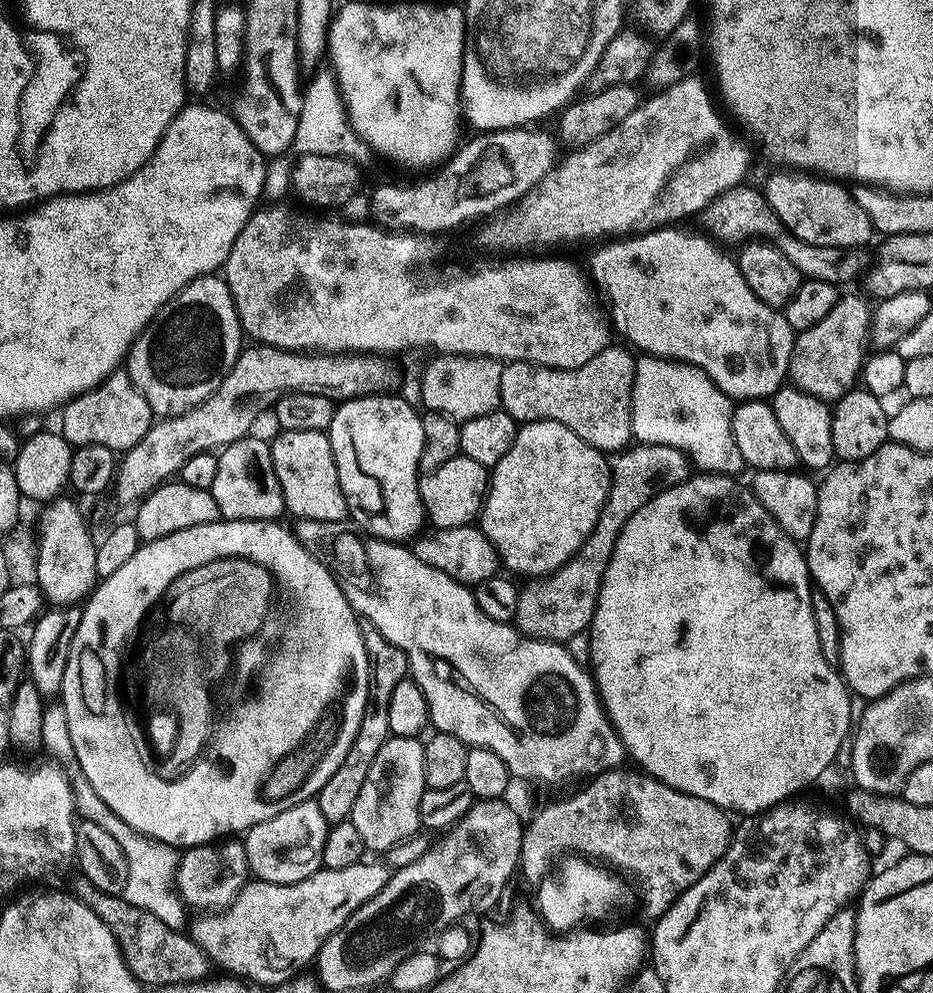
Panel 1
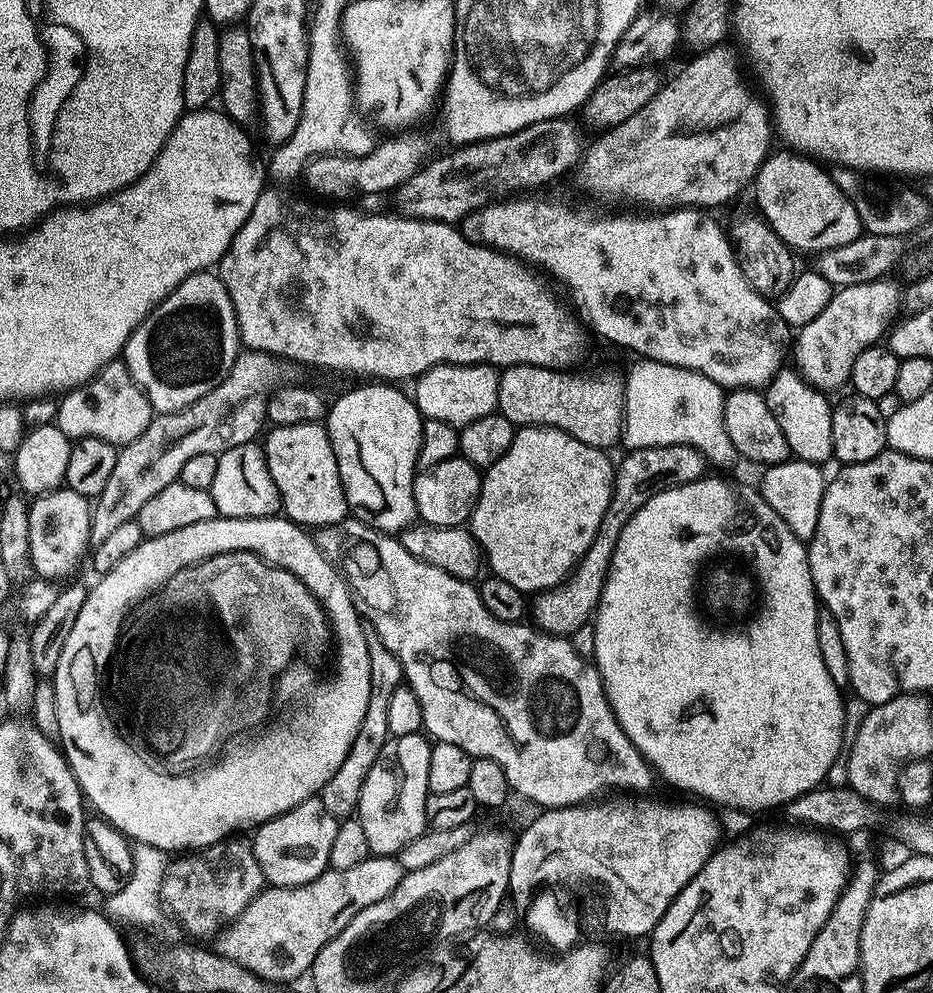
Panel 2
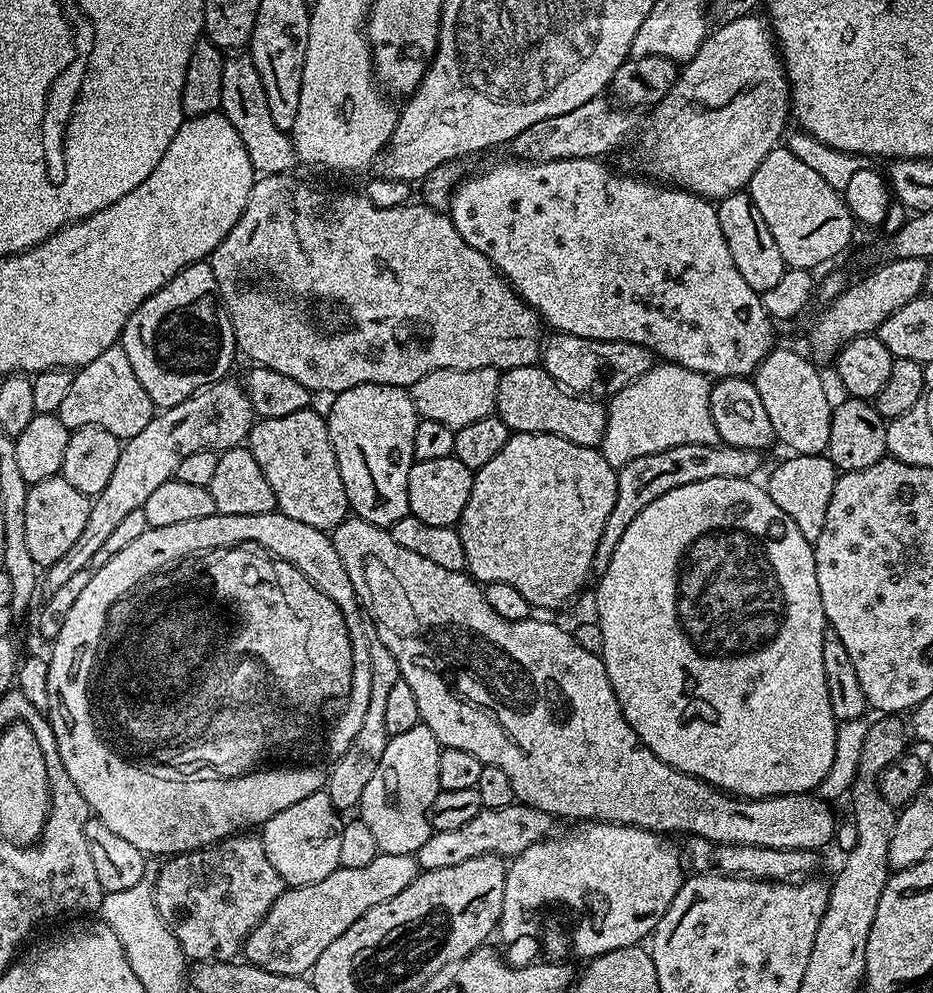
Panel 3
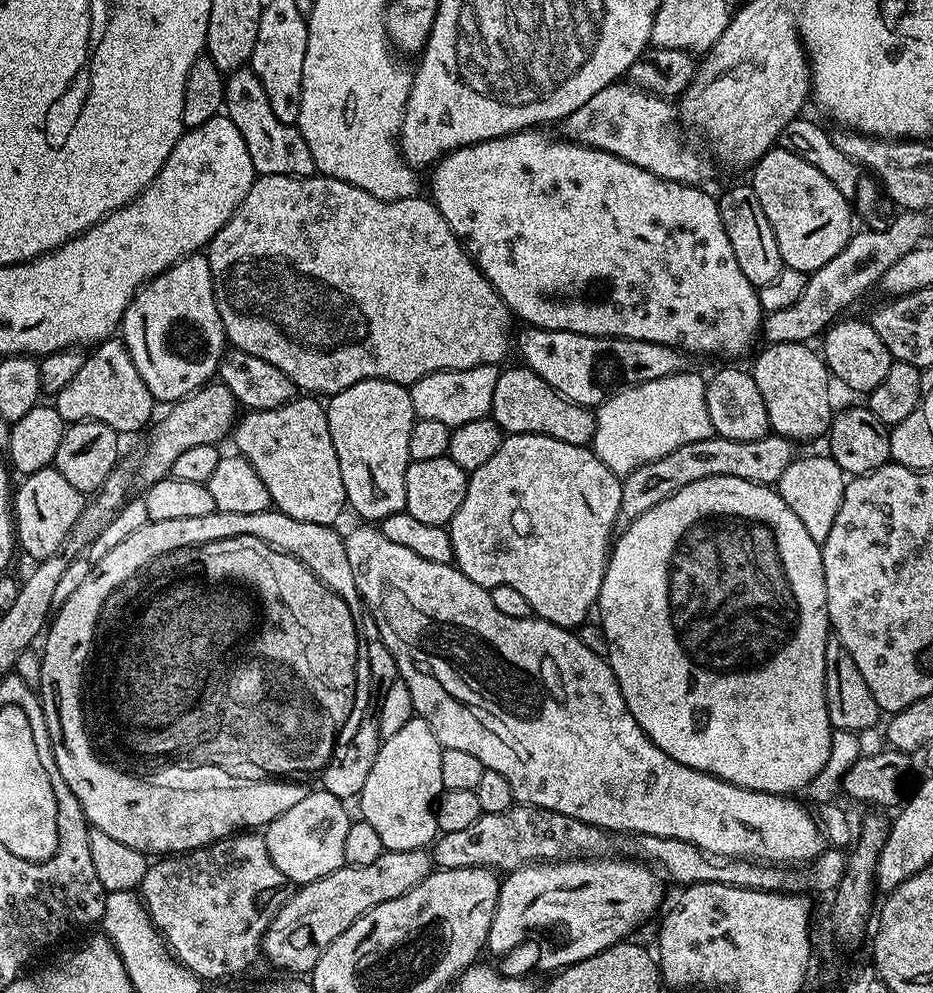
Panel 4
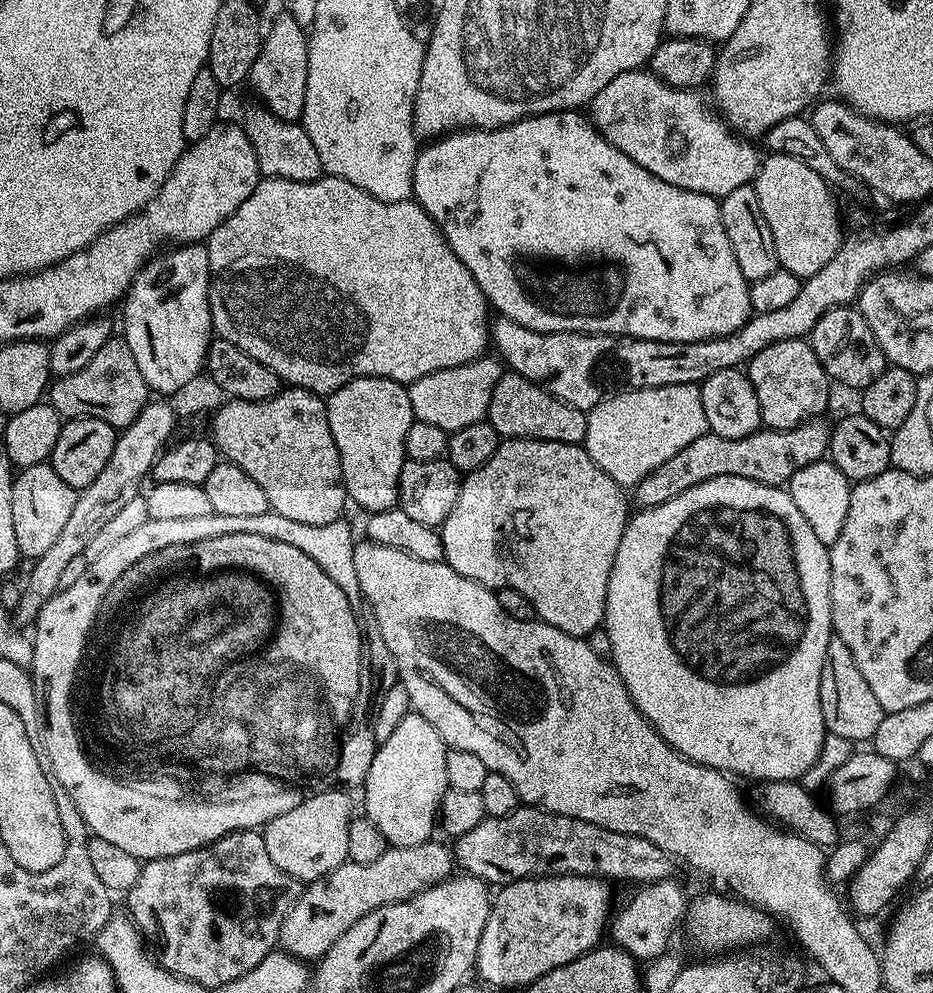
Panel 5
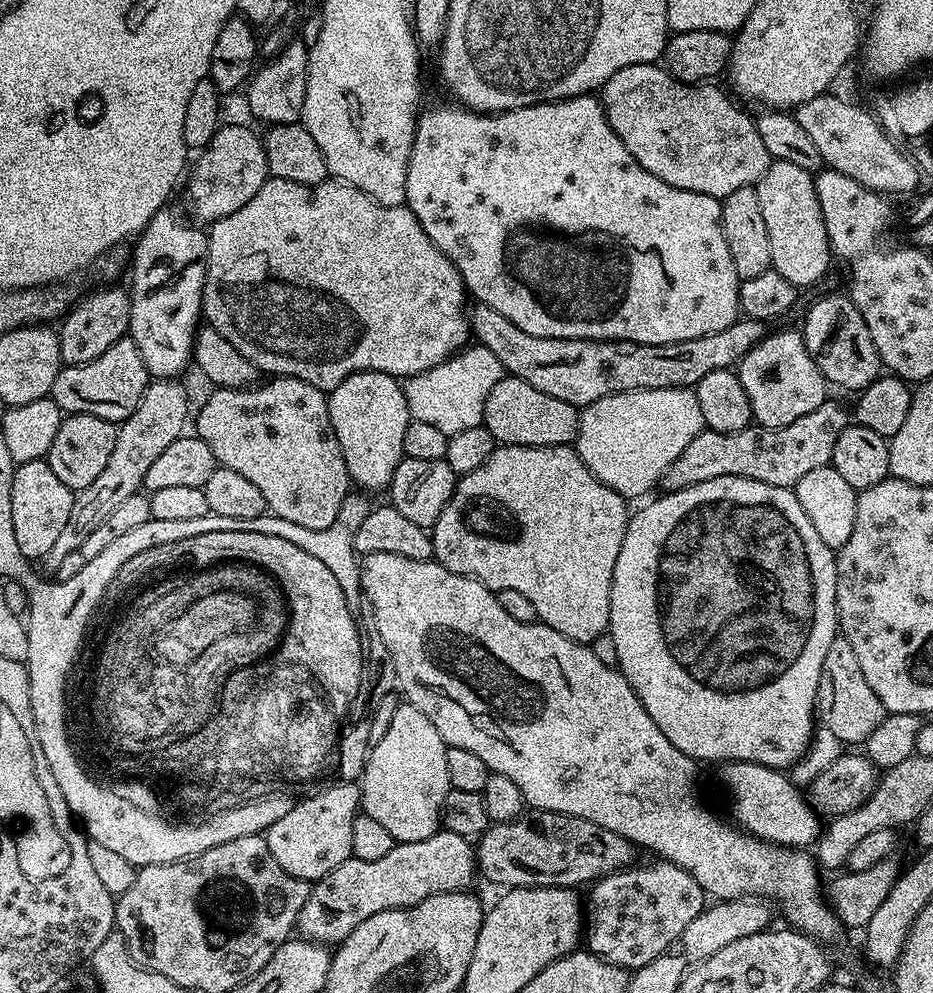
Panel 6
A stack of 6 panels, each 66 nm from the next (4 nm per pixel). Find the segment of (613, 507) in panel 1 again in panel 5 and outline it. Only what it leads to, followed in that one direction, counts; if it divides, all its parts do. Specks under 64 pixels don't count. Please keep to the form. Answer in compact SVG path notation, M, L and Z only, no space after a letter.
M817 418L797 428L764 428L746 438L722 438L711 434L694 438L690 446L682 446L674 458L666 458L658 470L650 470L650 474L636 484L634 495L637 505L640 508L653 508L662 502L670 502L670 498L678 498L682 490L690 490L690 486L698 486L698 482L719 476L750 478L775 488L787 485L788 479L802 470L802 466L810 466L828 456L830 428L824 422Z

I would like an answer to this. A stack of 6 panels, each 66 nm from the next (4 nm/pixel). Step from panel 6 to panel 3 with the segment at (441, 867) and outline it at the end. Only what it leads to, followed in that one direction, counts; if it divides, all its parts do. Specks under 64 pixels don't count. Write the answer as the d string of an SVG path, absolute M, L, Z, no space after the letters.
M381 854L374 858L374 862L370 862L370 866L358 866L358 870L339 867L334 870L334 874L326 874L322 882L314 882L301 888L289 887L277 898L274 906L270 906L258 926L248 933L242 949L243 959L262 970L270 970L283 976L304 976L311 973L318 958L322 958L322 950L326 950L326 946L330 946L334 938L346 934L346 930L350 930L350 926L354 926L354 922L358 922L358 918L366 914L366 910L394 898L394 894L402 894L402 890L406 890L406 886L414 882L416 875L418 865L415 855Z

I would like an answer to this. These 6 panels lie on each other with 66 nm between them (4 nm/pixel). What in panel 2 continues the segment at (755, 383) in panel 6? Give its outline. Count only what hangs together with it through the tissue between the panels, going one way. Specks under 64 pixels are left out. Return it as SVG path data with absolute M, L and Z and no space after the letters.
M781 370L777 372L766 386L766 399L770 406L770 414L774 414L774 418L778 418L778 426L782 426L782 434L786 434L786 442L788 443L788 451L795 459L805 460L811 464L821 466L827 465L827 460L833 459L832 447L834 446L834 430L832 429L832 410L833 405L828 404L828 400L823 391L809 384L799 371Z

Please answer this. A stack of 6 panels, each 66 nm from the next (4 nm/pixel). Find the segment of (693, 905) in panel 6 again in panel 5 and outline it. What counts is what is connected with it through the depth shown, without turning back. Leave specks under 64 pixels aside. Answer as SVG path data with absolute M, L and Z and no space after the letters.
M675 879L657 880L652 884L643 885L638 888L638 892L619 910L618 914L613 915L610 922L610 936L613 936L613 943L628 952L637 960L647 962L657 956L663 955L669 948L668 942L677 928L678 924L683 923L687 915L688 897L683 888L676 884Z

